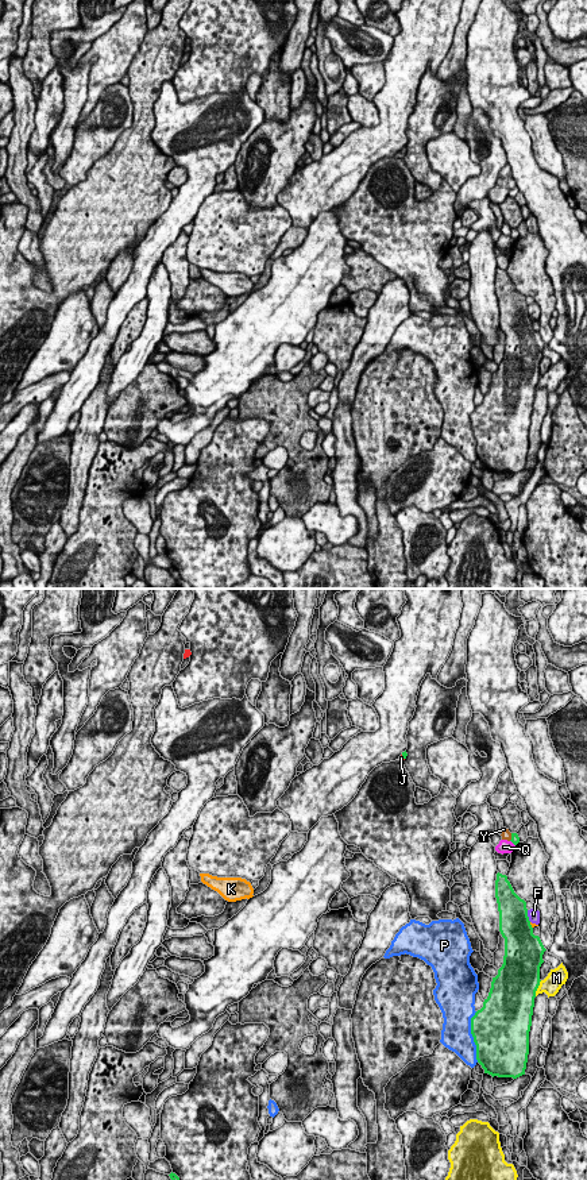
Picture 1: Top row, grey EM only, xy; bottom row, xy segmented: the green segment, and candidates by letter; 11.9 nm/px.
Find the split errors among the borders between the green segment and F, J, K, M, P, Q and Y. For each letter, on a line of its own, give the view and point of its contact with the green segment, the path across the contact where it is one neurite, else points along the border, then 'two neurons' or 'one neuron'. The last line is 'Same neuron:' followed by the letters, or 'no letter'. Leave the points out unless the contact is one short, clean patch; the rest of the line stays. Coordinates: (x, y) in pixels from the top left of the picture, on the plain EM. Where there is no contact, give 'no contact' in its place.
F: contact xy (526, 311); two neurons
J: contact xy (402, 151); way xy (404, 149), (402, 151), (401, 153); one neuron
K: contact xy (530, 320); two neurons
M: contact xy (537, 382); two neurons
P: contact xy (472, 431); two neurons
Q: contact xy (512, 236); two neurons
Y: contact xy (512, 232); two neurons
Same neuron: J

